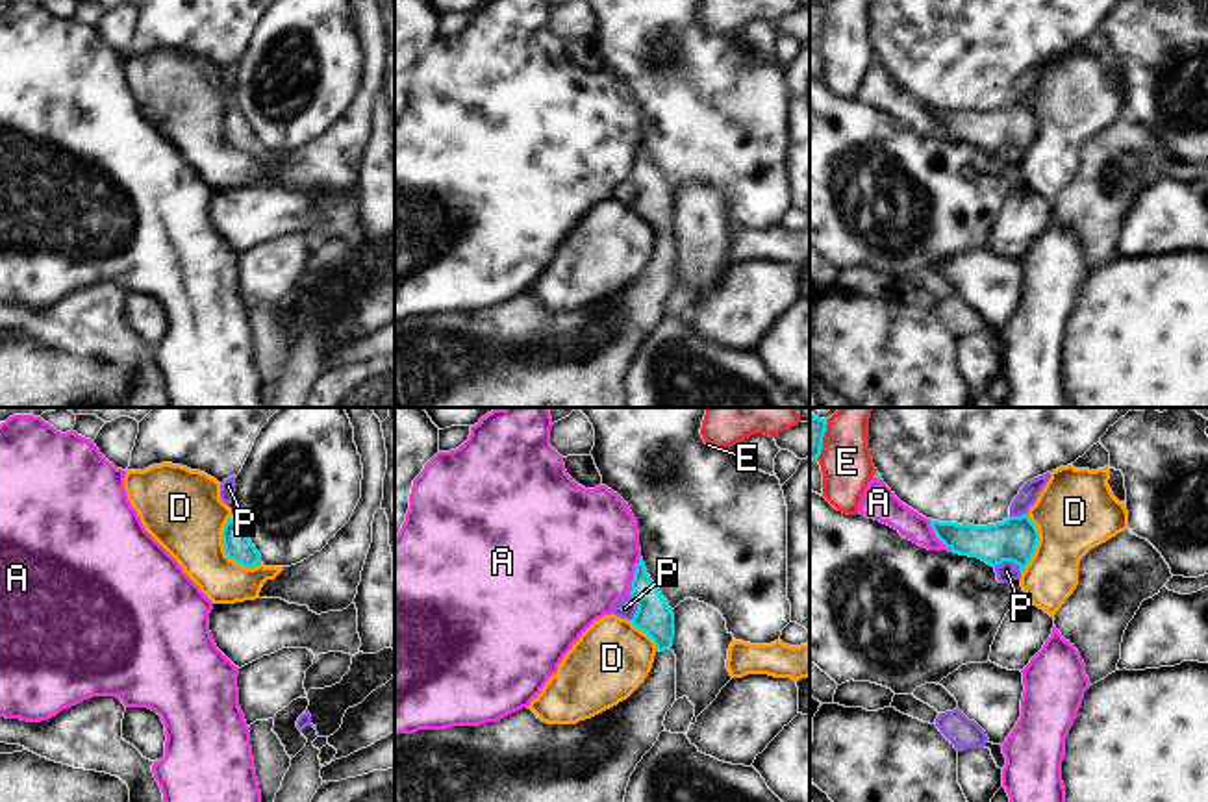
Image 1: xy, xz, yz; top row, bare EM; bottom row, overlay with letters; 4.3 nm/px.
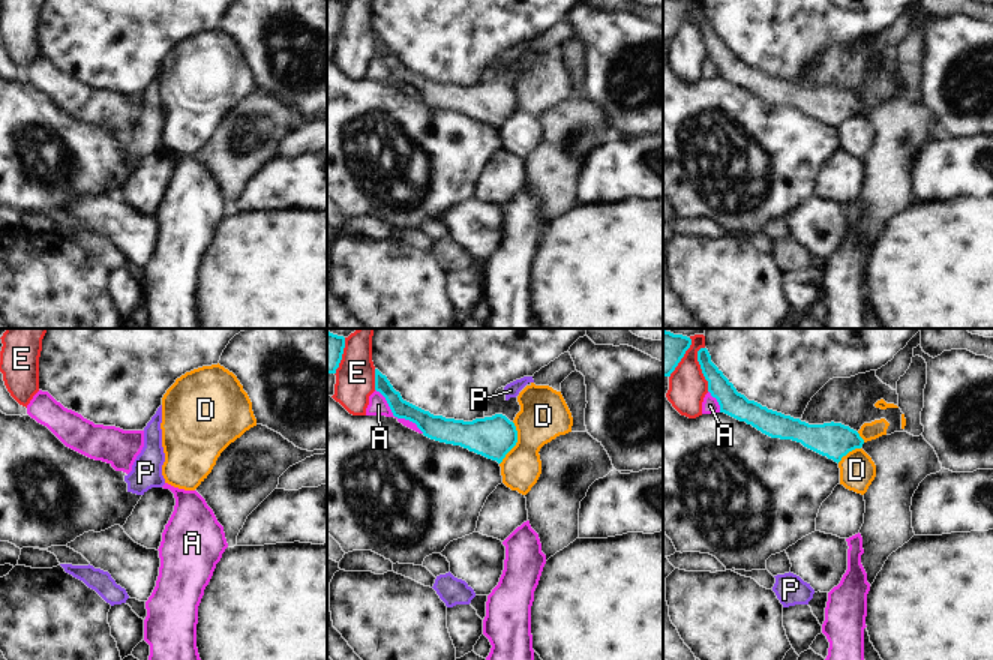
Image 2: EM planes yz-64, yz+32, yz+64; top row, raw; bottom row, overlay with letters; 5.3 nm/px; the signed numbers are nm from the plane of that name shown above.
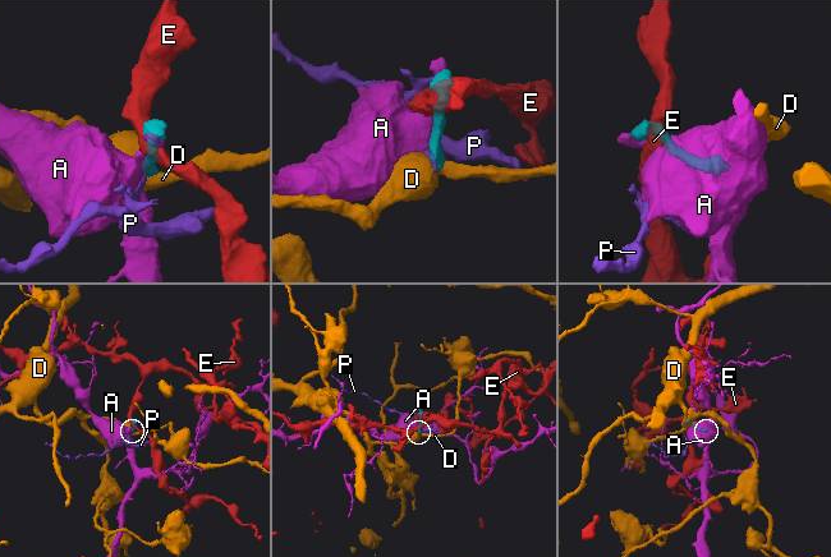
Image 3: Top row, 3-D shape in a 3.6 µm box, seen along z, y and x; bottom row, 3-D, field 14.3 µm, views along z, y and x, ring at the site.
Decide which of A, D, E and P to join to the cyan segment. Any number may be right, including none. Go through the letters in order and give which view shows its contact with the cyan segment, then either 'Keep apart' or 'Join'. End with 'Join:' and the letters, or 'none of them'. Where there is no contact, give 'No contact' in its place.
A: Touches cyan in xz. Keep apart
D: Touches cyan in xy. Keep apart
E: Touches cyan in yz. Keep apart
P: Touches cyan in yz. Keep apart
Join: none of them.

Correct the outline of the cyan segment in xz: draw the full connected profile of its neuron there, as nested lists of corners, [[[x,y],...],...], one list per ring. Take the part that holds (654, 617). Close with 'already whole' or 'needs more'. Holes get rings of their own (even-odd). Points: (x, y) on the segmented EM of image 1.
[[[643,558],[635,565],[630,596],[637,604],[632,624],[656,645],[645,682],[617,706],[576,724],[547,724],[522,708],[497,722],[419,730],[395,735],[395,802],[624,802],[632,772],[665,732],[663,721],[676,702],[674,613],[647,574]]]; needs more

